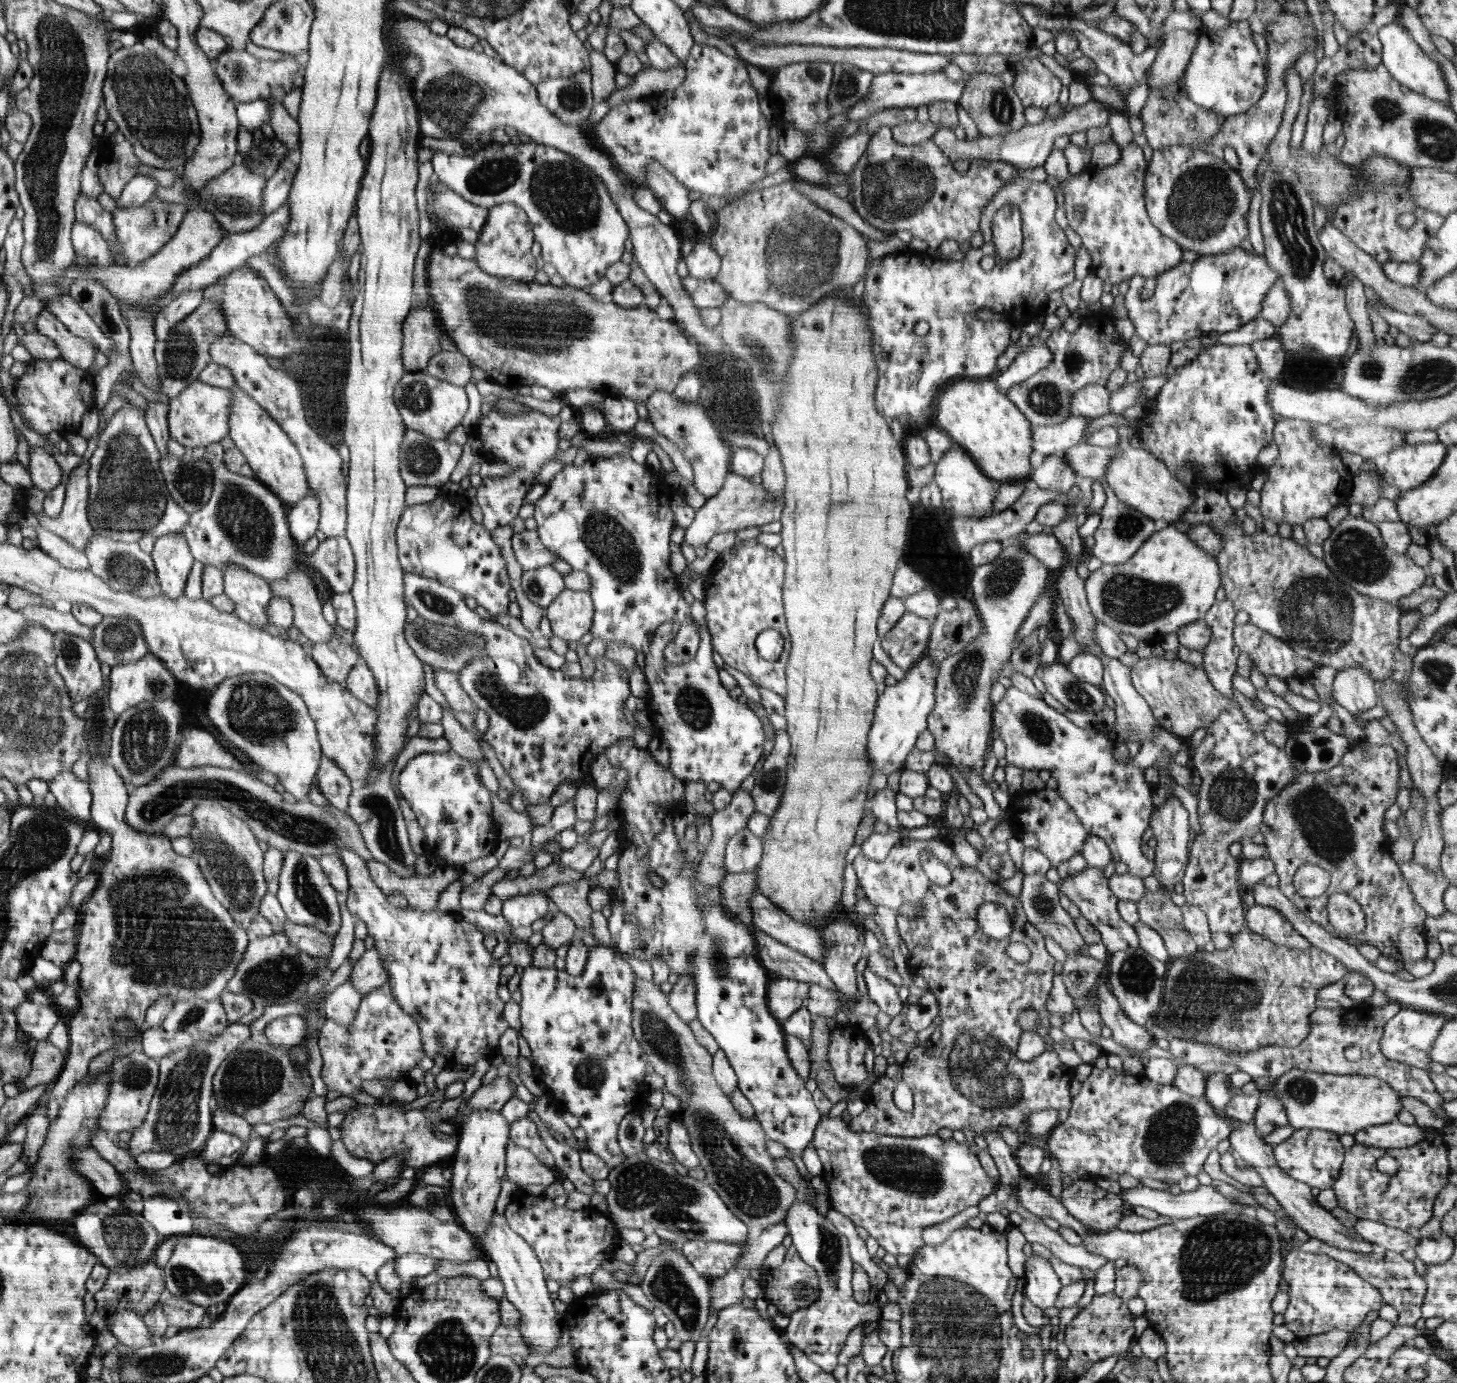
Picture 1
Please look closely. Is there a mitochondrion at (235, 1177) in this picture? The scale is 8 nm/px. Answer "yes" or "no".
no

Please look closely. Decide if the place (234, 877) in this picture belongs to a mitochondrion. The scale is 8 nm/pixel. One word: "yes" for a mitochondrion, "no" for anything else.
yes

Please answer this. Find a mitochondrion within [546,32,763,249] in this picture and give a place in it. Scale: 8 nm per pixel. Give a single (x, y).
(571, 98)

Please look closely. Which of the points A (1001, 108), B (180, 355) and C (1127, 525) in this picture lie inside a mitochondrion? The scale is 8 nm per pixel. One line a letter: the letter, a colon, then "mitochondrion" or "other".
A: mitochondrion
B: mitochondrion
C: mitochondrion

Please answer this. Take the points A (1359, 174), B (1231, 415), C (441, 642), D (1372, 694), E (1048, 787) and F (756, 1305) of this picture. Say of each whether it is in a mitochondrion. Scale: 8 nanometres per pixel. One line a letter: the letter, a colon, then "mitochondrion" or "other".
A: other
B: mitochondrion
C: mitochondrion
D: other
E: other
F: other

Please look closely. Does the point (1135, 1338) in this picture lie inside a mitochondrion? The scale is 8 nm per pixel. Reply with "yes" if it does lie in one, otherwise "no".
no

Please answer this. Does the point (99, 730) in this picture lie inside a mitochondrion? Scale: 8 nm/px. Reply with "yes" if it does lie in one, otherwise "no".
yes

